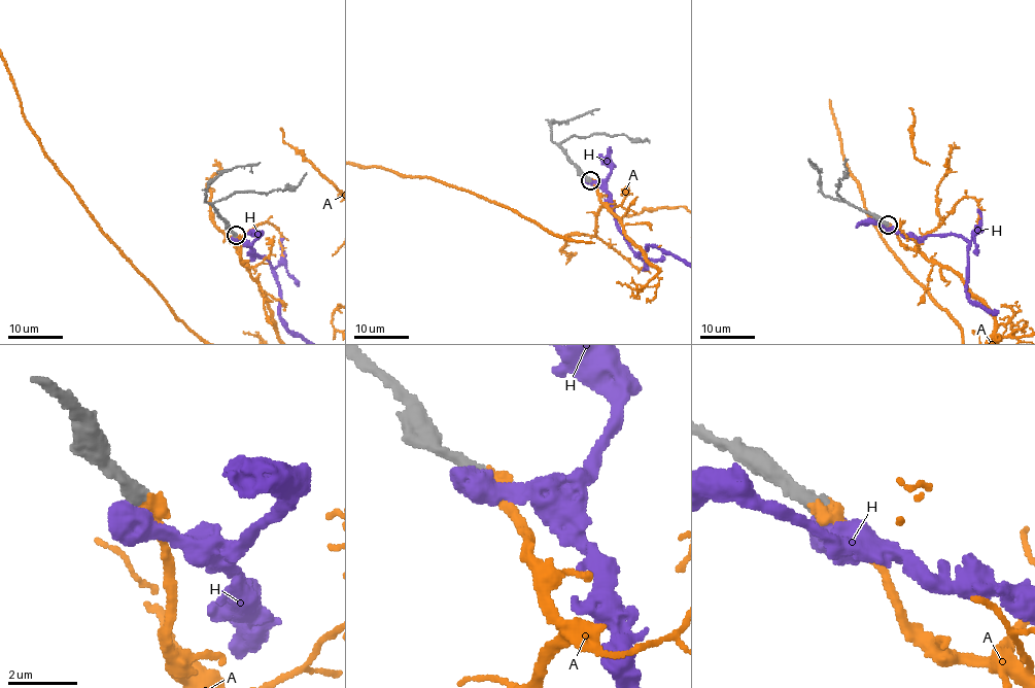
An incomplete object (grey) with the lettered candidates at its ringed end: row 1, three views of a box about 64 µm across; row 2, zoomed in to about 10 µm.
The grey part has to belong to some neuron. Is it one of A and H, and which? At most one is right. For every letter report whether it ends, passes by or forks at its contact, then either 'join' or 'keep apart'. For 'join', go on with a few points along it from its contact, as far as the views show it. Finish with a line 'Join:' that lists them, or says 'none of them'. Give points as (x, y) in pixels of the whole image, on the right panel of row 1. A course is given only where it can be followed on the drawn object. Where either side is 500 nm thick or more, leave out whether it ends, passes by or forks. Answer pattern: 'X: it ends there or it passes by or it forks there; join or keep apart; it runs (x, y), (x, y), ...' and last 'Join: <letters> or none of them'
A: join
H: keep apart
Join: A

